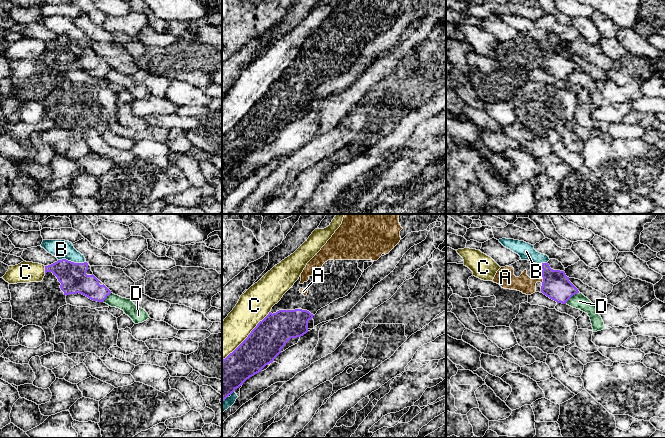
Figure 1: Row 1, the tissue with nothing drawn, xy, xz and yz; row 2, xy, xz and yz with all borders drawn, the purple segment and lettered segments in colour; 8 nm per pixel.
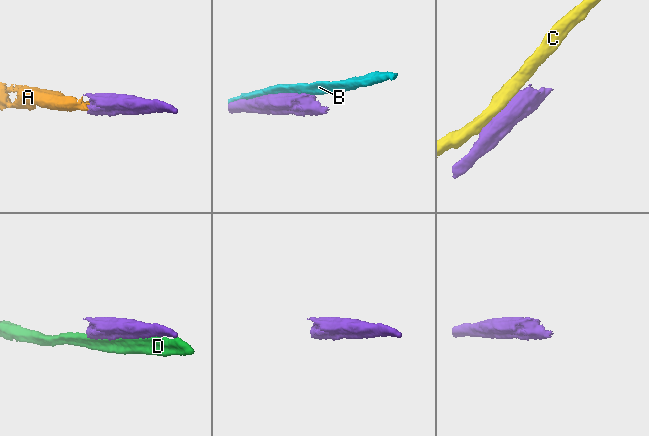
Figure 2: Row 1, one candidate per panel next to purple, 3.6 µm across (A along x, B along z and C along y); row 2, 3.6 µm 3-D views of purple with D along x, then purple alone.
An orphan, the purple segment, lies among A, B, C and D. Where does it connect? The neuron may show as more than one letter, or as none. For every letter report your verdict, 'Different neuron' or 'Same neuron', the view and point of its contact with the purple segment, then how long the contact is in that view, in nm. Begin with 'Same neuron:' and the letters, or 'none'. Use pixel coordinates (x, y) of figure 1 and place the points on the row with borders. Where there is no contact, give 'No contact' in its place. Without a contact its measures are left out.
Same neuron: A
A: Same neuron. Touches purple at yz (543, 279). Shared border 60 nm
B: Different neuron. Touches purple at xy (72, 262). Shared border 220 nm
C: Different neuron. Touches purple at xz (248, 336). Shared border 550 nm
D: Different neuron. Touches purple at yz (572, 295). Shared border 150 nm

